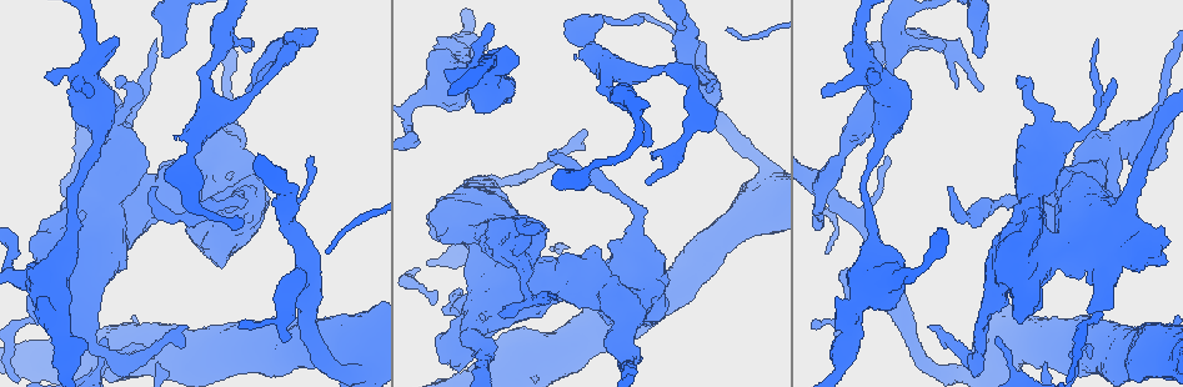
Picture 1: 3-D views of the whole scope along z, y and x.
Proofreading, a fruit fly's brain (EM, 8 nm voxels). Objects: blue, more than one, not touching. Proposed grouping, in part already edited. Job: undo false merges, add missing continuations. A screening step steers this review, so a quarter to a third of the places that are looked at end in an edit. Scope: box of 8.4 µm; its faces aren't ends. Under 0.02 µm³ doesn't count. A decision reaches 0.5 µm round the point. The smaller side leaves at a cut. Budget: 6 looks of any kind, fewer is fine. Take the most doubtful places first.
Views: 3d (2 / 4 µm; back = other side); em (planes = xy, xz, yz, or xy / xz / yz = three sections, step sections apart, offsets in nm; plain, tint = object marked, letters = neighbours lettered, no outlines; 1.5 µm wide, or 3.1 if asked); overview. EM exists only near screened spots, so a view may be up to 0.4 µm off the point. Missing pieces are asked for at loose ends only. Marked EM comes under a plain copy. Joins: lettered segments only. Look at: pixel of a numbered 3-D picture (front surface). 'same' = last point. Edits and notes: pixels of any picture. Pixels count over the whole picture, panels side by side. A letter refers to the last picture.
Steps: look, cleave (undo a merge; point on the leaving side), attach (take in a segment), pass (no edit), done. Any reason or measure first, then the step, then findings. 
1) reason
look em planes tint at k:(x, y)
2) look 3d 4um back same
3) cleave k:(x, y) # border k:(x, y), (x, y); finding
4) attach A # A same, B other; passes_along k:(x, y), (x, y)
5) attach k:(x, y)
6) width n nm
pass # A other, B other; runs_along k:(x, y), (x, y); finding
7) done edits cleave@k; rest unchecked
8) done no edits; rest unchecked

look em xz step 8 tint at 1:(287, 339)

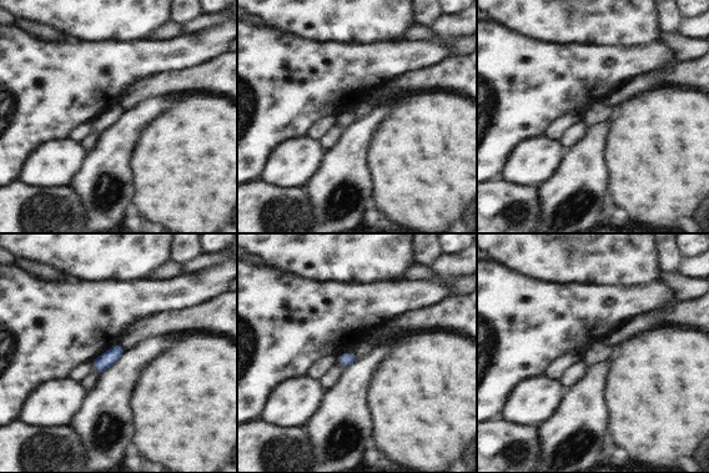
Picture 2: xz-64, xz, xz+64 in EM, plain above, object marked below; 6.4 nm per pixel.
another direction
look em planes letters same

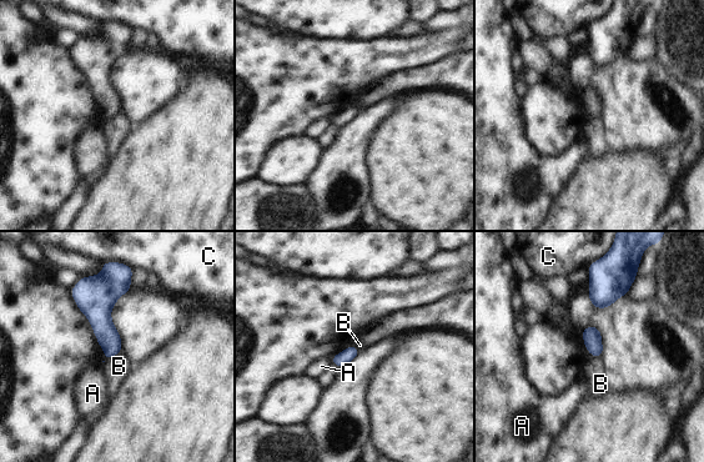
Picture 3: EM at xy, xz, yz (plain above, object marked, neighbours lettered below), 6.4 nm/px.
pass # A other, B other, C other; border 3:(121, 350), (102, 362); no lettered segment goes on from it

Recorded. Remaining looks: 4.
thin end
look 3d 2um at 1:(1097, 42)

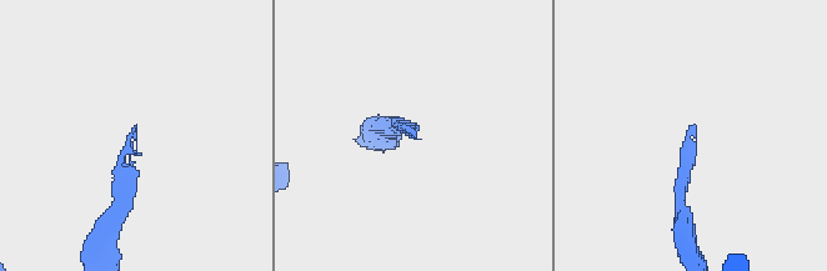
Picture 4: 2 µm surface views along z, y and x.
look em xz step 4 tint at 4:(412, 135)

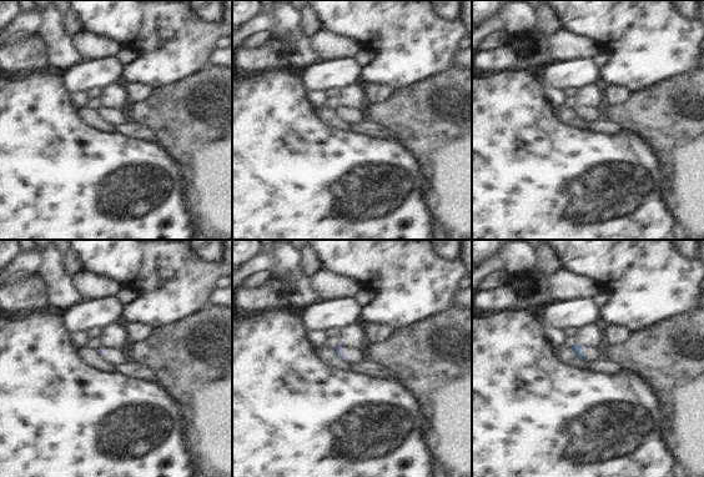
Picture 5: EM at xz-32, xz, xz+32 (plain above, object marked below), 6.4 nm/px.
cut it another way
look em planes letters same

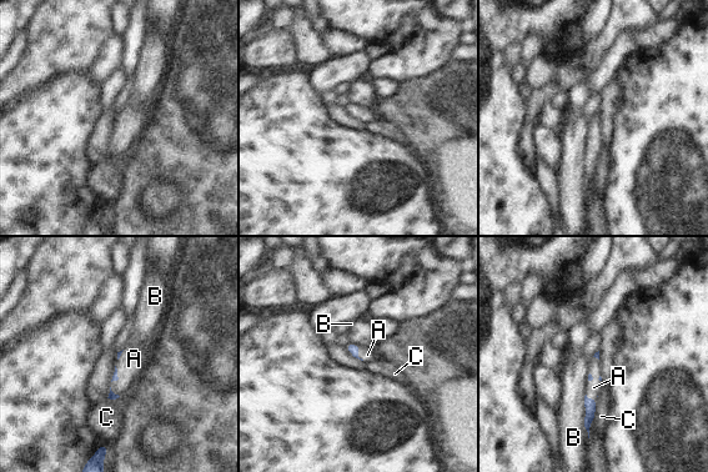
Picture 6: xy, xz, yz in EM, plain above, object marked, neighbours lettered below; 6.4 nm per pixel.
attach A # A same, B other, C other; passes_along 6:(352, 349), (357, 355), (367, 355); the cell continues

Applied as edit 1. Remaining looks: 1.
free end
look em planes letters at 1:(995, 338)

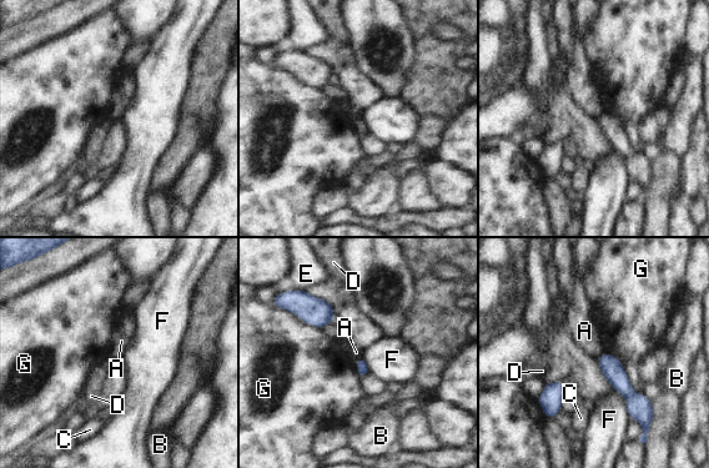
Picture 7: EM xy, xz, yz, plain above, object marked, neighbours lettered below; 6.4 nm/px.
pass # A other, B other, C other, D other, E other, F other, G other; border 7:(362, 357), (356, 360); no lettered segment goes on from it

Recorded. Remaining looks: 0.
done edits attach@6; rest unchecked

